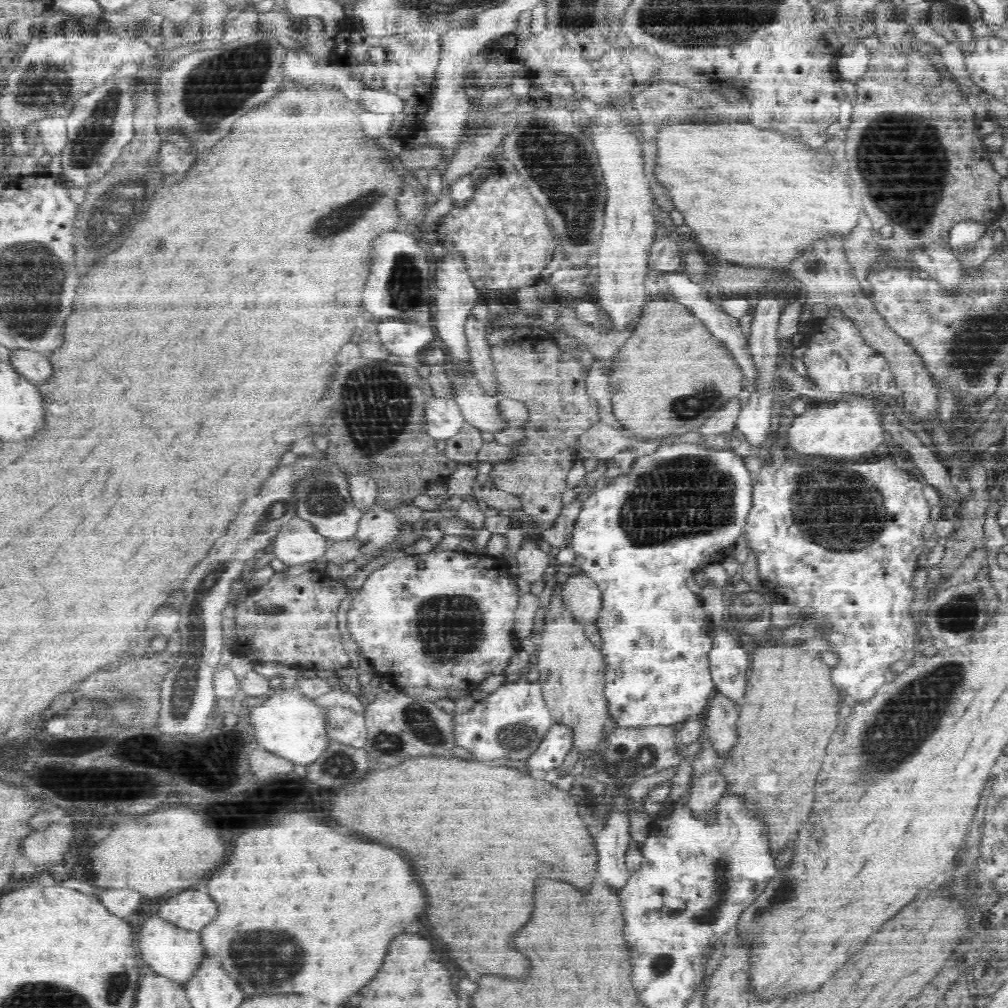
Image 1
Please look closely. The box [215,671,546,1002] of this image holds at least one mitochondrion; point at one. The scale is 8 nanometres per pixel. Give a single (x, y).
(261, 959)

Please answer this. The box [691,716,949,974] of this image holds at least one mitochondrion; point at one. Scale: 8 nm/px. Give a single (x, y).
(785, 892)

